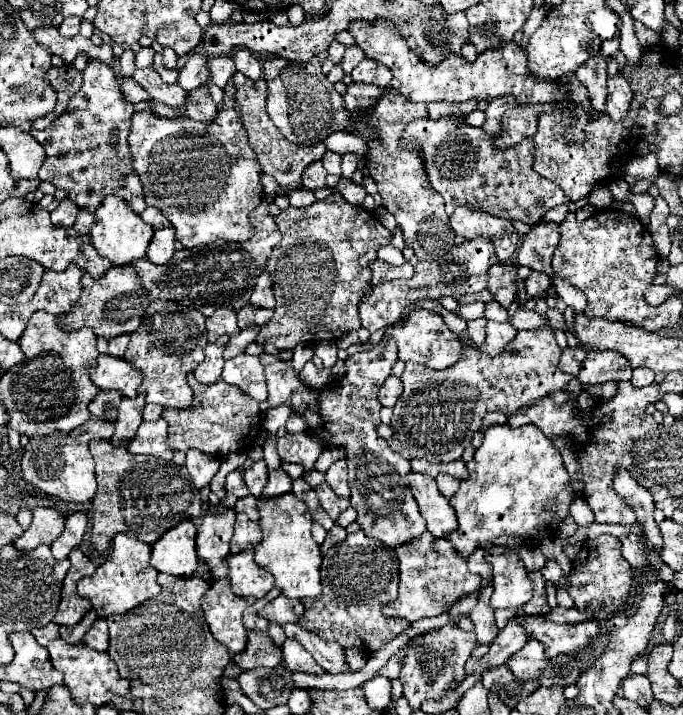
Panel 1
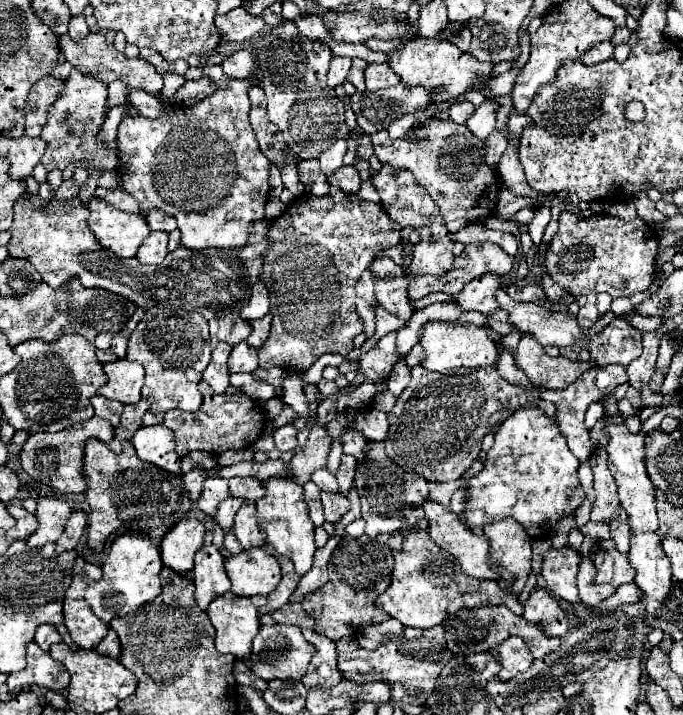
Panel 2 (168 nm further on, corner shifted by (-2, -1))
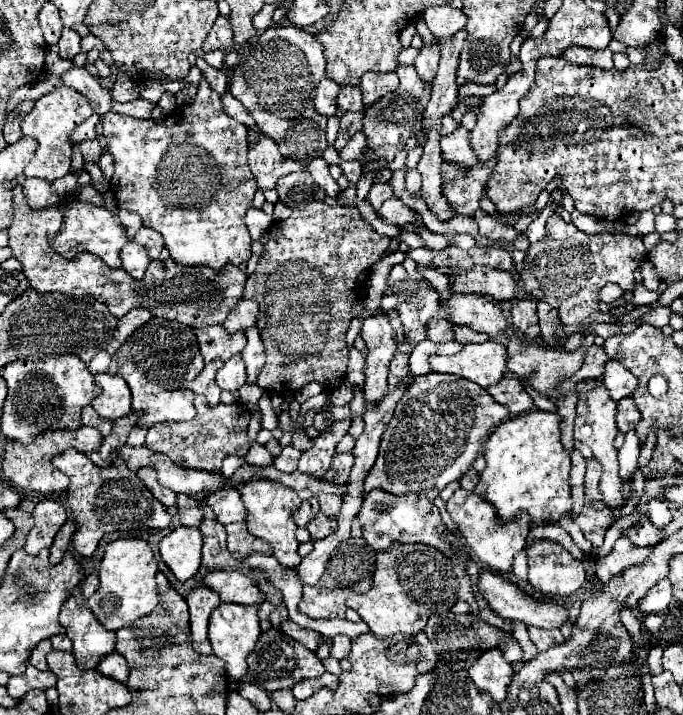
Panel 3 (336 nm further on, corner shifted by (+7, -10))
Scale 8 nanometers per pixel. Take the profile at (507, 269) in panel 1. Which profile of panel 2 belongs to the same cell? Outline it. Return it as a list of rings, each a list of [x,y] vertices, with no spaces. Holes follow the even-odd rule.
[[[487,273],[465,285],[465,289],[457,295],[457,305],[463,311],[479,311],[483,315],[493,313],[499,309],[499,303],[495,299],[495,289],[499,289],[499,285],[501,277]]]

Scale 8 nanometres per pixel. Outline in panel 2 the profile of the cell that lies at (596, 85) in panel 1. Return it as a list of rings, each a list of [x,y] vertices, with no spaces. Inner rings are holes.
[[[607,41],[607,43],[595,45],[595,49],[589,49],[589,51],[585,53],[583,61],[585,61],[585,65],[595,65],[595,63],[607,61],[607,59],[611,59],[611,57],[613,57],[613,45],[611,45],[611,41]]]

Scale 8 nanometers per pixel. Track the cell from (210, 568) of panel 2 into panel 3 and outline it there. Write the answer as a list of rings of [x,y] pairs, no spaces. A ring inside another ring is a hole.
[[[200,584],[188,592],[186,602],[190,606],[190,630],[192,630],[194,648],[200,654],[212,654],[208,642],[208,618],[212,610],[220,604],[220,596],[208,586]]]

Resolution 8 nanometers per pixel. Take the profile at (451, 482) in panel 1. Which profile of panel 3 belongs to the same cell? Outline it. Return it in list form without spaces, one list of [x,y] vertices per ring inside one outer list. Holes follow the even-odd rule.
[[[458,488],[450,496],[450,500],[446,502],[446,510],[452,522],[456,524],[458,532],[462,534],[462,538],[466,538],[466,542],[470,544],[472,552],[478,556],[480,562],[486,562],[500,574],[512,572],[514,554],[524,550],[526,536],[530,532],[530,526],[526,526],[526,518],[522,518],[522,522],[508,522],[506,526],[498,526],[498,522],[494,522],[494,508],[486,504],[482,498],[478,498],[478,494],[468,492],[464,488]]]

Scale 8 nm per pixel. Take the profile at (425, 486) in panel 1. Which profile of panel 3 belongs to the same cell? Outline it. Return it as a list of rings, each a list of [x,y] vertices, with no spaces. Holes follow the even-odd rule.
[[[480,570],[480,574],[478,574],[478,590],[486,598],[486,602],[490,604],[490,610],[496,612],[502,618],[520,620],[526,626],[532,624],[532,626],[538,626],[538,628],[560,628],[568,620],[568,610],[566,608],[562,608],[558,604],[552,604],[552,602],[534,600],[524,590],[520,590],[514,582],[508,582],[502,576],[498,576],[498,574],[490,572],[490,570]]]

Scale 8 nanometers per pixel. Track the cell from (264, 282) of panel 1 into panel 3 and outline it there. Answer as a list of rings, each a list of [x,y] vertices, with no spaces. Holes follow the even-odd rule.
[[[242,300],[234,310],[228,314],[226,322],[222,324],[228,332],[238,332],[254,326],[258,320],[258,304],[254,300]]]

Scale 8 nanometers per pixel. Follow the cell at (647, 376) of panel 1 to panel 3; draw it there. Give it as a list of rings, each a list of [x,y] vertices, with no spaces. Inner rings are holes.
[[[608,360],[602,382],[608,388],[608,392],[614,398],[614,402],[618,402],[618,400],[622,400],[626,396],[632,396],[634,390],[638,388],[636,376],[630,374],[620,362],[614,362],[614,360]]]

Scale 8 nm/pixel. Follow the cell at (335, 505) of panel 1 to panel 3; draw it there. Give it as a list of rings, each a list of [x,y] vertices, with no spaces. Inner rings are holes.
[[[322,510],[316,514],[314,520],[310,520],[310,524],[306,526],[308,532],[312,534],[312,540],[318,540],[318,538],[324,538],[326,534],[330,534],[330,530],[334,530],[334,518],[328,518]]]

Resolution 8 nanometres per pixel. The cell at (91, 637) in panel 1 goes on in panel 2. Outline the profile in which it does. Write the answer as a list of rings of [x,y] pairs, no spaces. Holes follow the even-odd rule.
[[[111,629],[105,637],[103,637],[103,641],[97,645],[97,653],[99,655],[105,655],[105,657],[115,657],[115,659],[119,659],[119,655],[121,655],[121,645],[119,645],[119,637],[117,637],[117,633]]]

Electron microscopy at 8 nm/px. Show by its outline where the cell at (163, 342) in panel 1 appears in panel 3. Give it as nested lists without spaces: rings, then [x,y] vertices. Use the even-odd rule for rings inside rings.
[[[152,318],[140,326],[124,346],[112,356],[108,372],[120,374],[132,390],[132,408],[142,410],[140,426],[154,426],[156,422],[182,422],[196,416],[194,392],[186,390],[186,382],[194,380],[204,368],[204,360],[192,328],[176,320]]]

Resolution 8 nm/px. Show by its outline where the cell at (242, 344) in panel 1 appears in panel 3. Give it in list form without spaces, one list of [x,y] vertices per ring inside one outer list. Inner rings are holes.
[[[240,354],[224,362],[224,366],[216,374],[216,382],[224,390],[238,390],[242,384],[246,384],[246,366]]]

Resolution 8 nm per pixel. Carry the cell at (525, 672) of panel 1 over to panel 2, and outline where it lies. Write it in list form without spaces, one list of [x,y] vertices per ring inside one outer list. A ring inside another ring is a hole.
[[[509,637],[507,641],[503,641],[497,647],[497,655],[499,655],[499,661],[501,661],[501,671],[499,671],[497,677],[501,681],[509,681],[517,673],[527,671],[533,663],[533,657],[531,657],[525,641],[519,639],[519,637]]]

